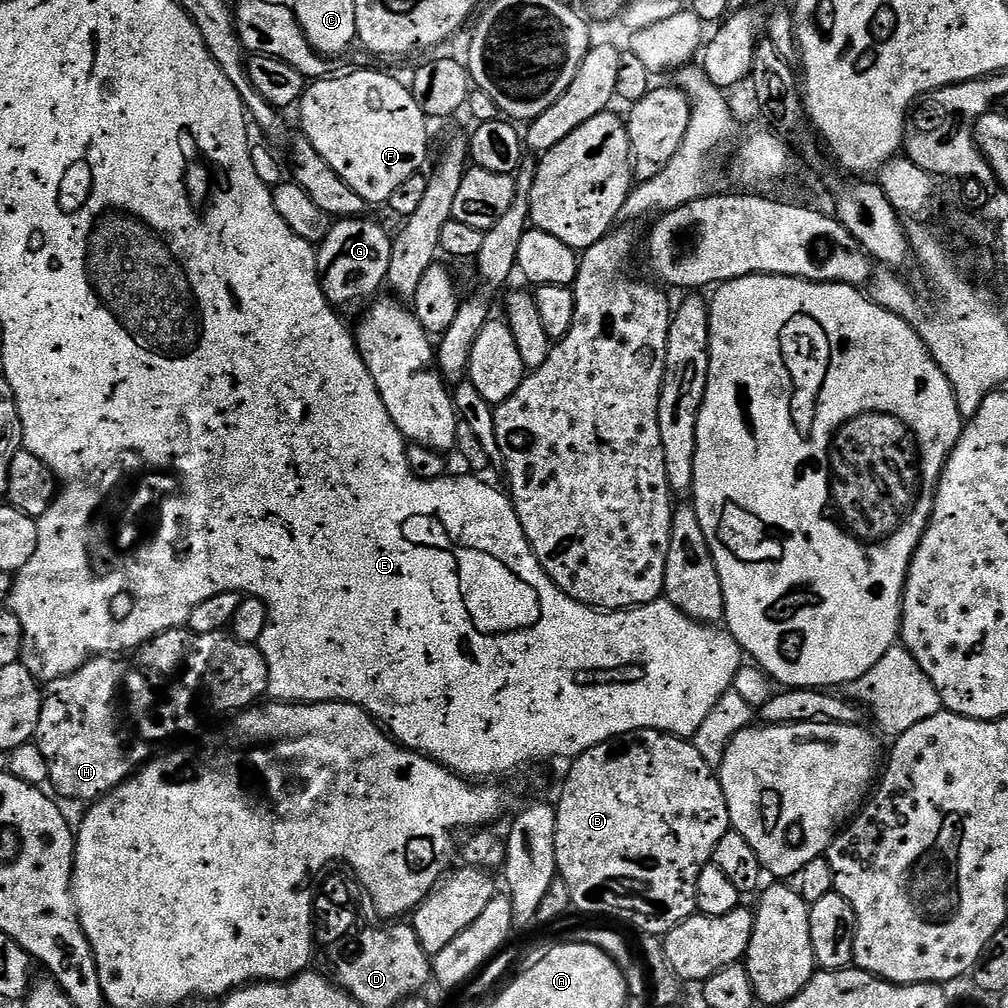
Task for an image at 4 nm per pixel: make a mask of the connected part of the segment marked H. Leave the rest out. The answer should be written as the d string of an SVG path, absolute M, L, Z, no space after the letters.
M187 627L172 628L137 648L131 659L94 656L74 670L74 674L47 681L34 742L50 766L48 784L51 787L56 787L68 800L95 802L126 782L158 750L176 742L171 740L198 731L215 716L228 718L253 707L267 690L268 663L257 645L237 640L227 631L198 634L189 632Z

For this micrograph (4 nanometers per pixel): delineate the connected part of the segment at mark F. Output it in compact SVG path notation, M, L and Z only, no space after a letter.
M348 72L345 76L329 75L323 80L313 80L305 87L298 105L302 135L311 142L314 150L370 206L387 205L390 194L410 174L421 171L428 160L429 117L418 106L407 83L399 84L384 72Z

